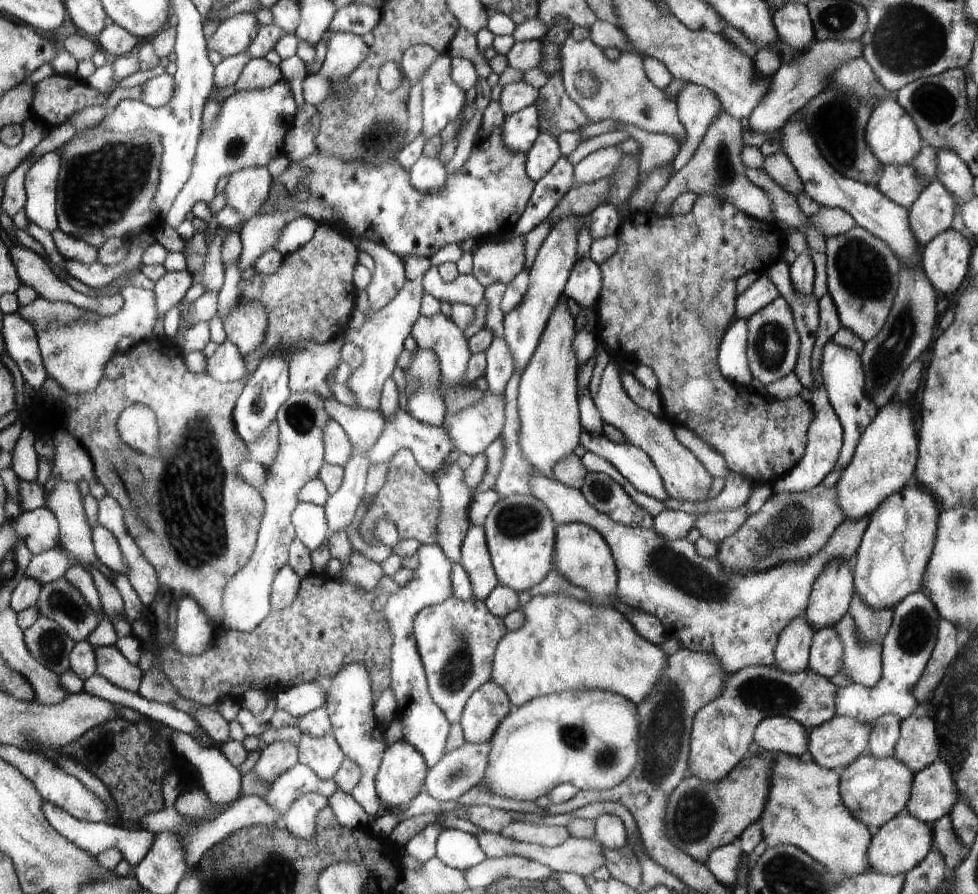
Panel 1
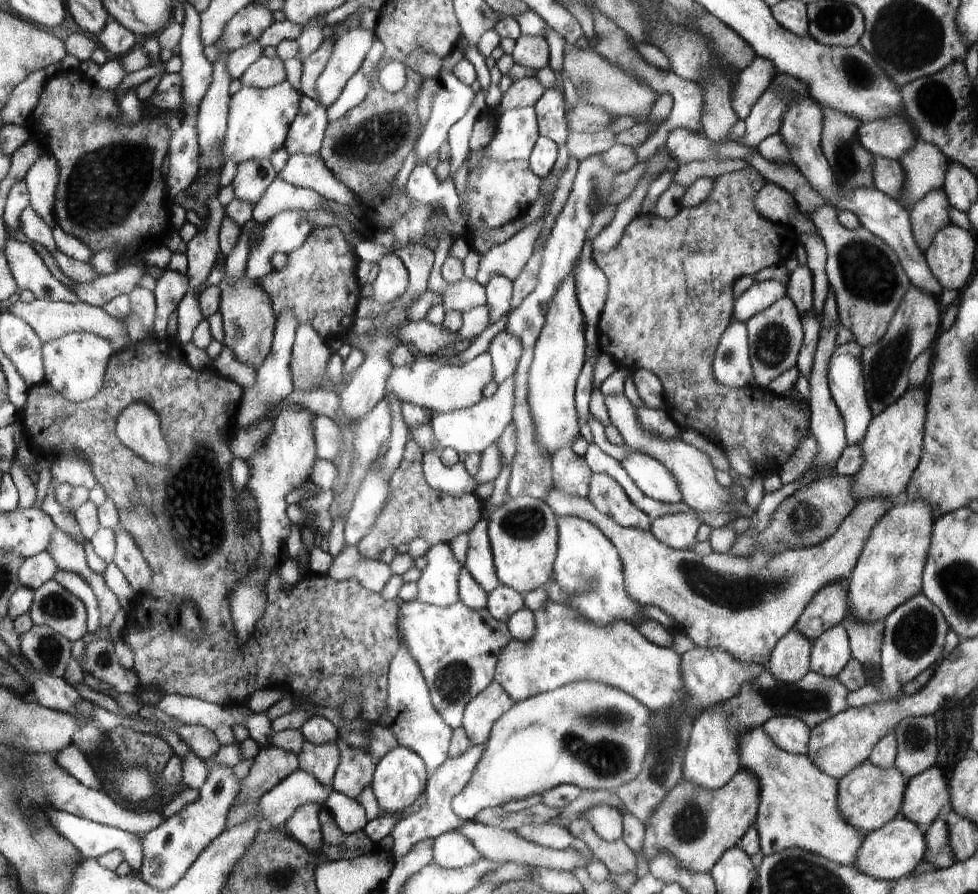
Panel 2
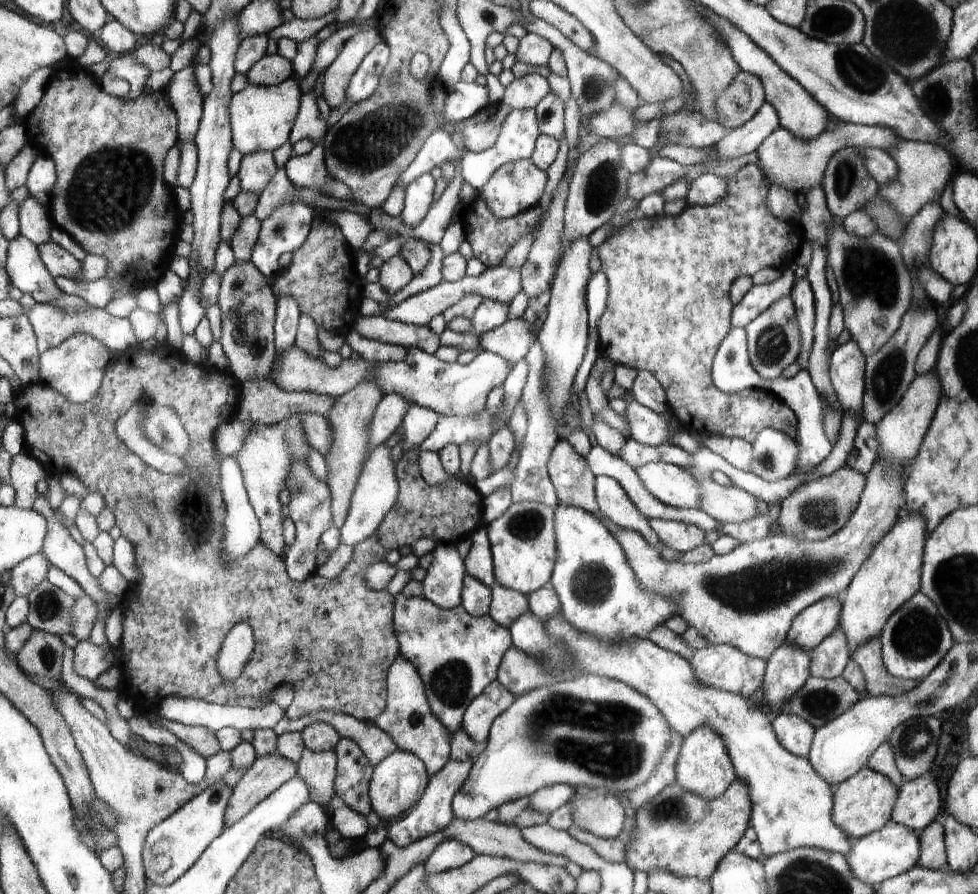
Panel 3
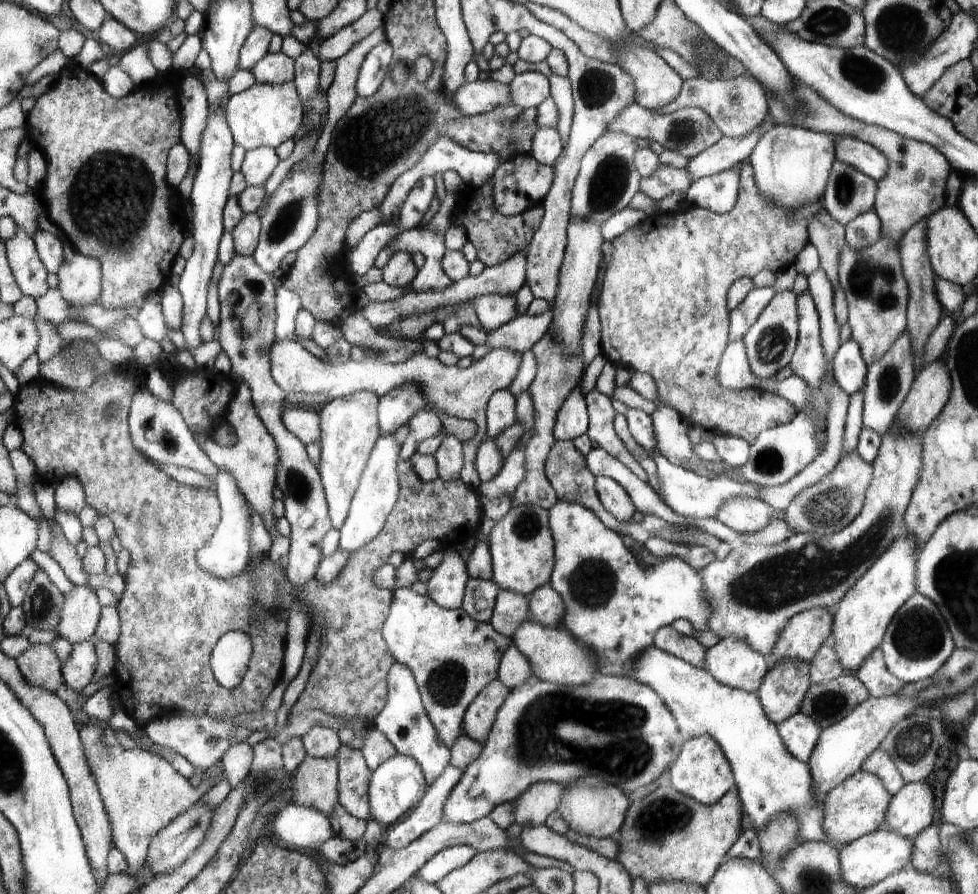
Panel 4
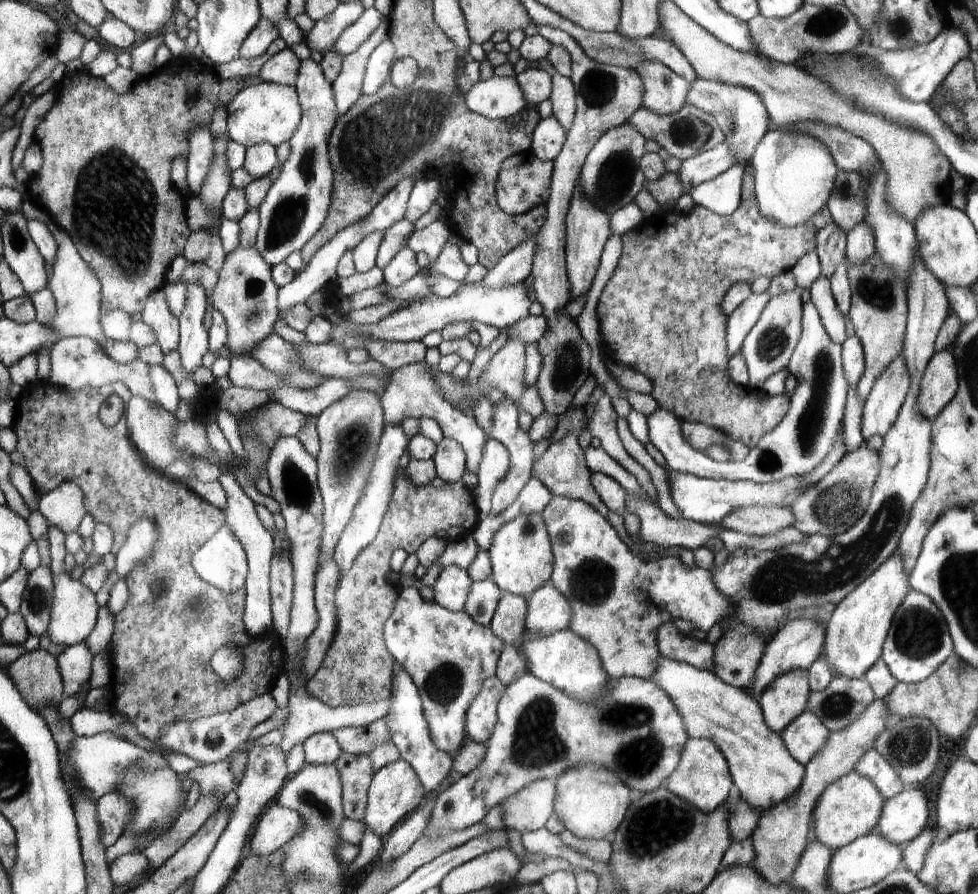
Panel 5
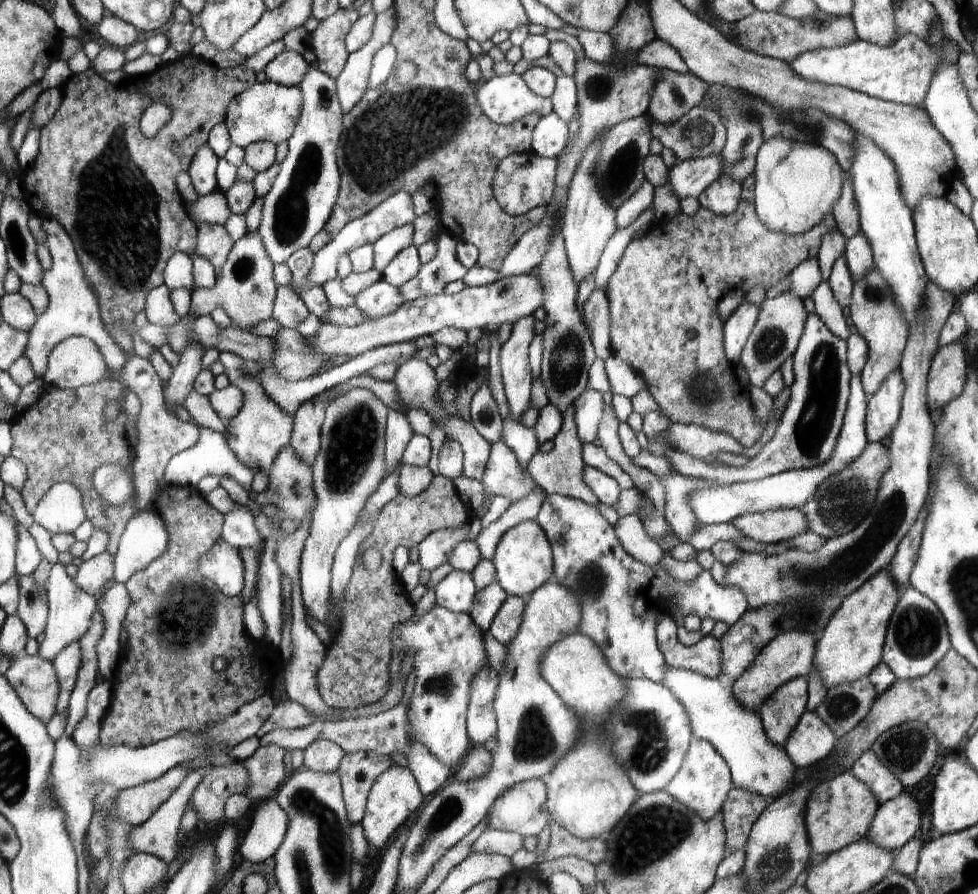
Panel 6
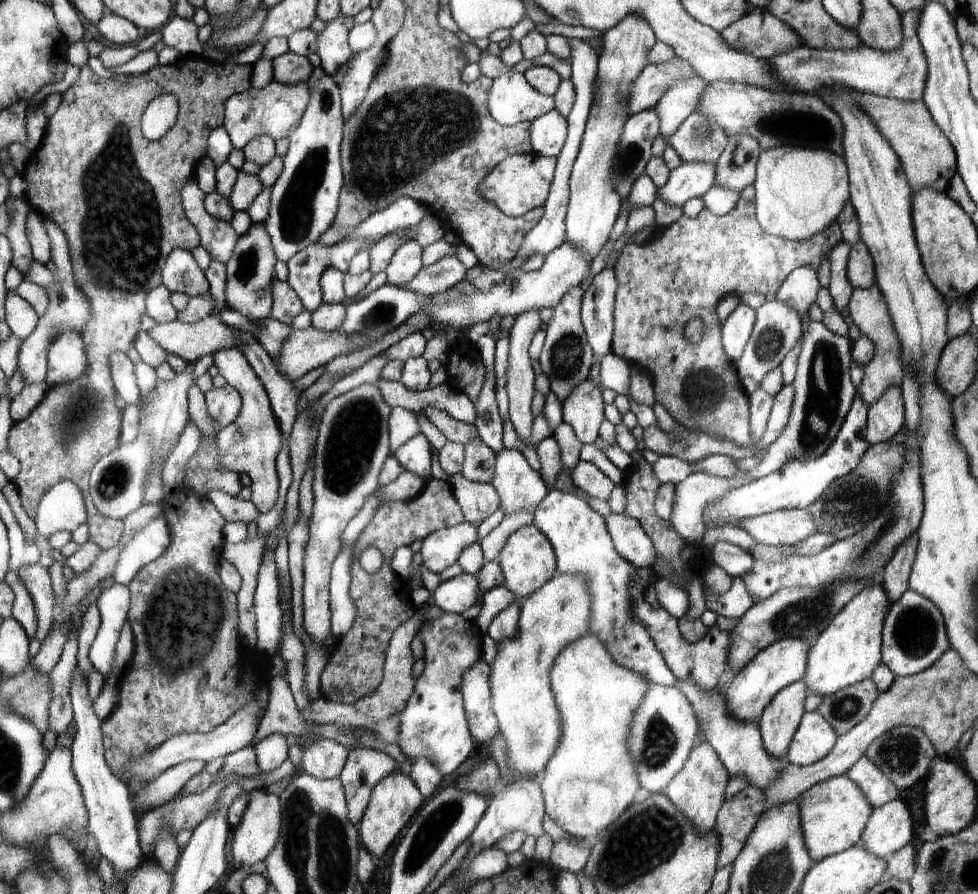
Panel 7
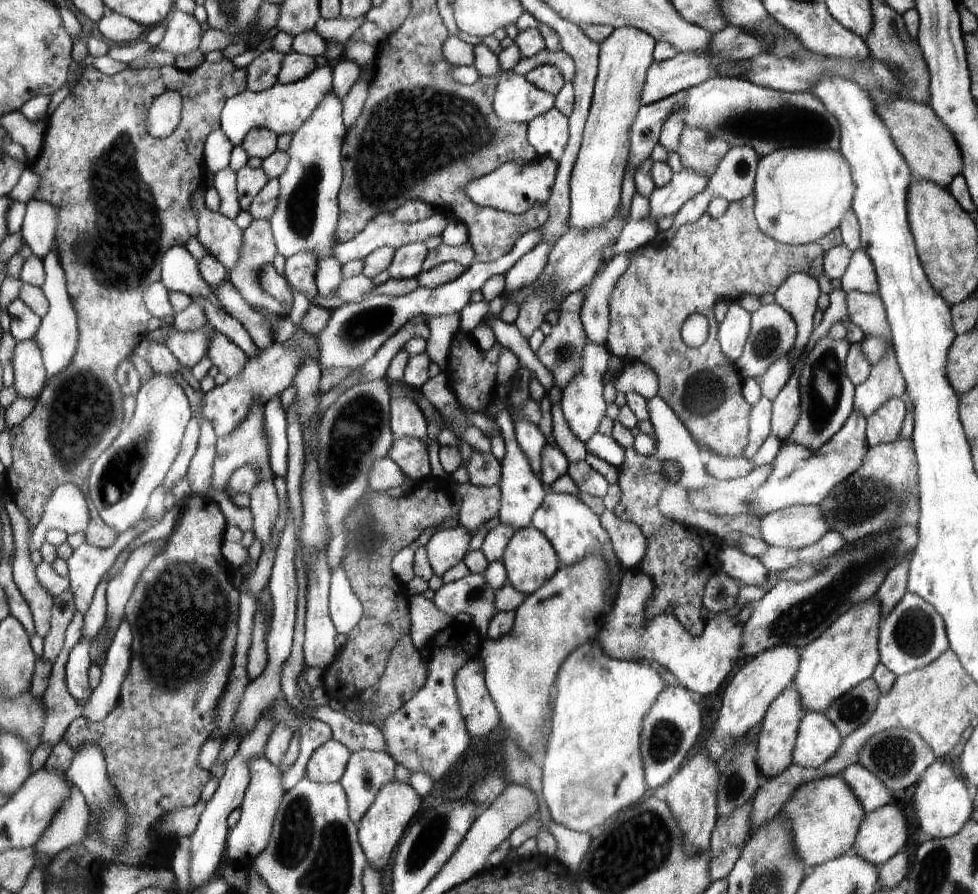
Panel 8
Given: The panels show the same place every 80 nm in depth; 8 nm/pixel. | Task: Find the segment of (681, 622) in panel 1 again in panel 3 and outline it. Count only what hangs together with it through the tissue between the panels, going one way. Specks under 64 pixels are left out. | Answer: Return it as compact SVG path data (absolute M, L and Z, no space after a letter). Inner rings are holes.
M876 459L868 473L868 484L861 494L856 512L849 518L848 524L830 537L811 541L804 537L772 535L765 539L755 539L739 543L732 552L725 555L714 554L703 563L683 564L666 562L660 550L650 544L638 531L610 527L610 532L618 539L628 555L634 574L645 589L653 593L662 593L665 597L678 597L681 602L681 617L690 626L694 626L710 645L729 644L739 648L744 654L763 658L767 662L777 648L784 642L795 620L810 605L826 598L840 599L857 572L869 560L874 547L897 525L905 502L905 484L909 479L906 469L894 465L885 465Z

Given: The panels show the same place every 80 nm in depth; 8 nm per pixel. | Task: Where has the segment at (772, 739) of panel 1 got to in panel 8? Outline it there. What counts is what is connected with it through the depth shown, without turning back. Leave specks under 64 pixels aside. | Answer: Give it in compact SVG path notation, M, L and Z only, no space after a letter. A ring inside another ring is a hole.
M805 713L797 733L793 764L820 769L838 754L843 738L837 726L824 713Z

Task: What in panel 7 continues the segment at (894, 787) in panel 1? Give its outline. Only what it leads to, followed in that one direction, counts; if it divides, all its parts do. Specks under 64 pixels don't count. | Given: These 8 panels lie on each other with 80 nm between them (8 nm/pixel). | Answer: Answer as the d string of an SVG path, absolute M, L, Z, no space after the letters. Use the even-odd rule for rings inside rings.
M846 773L807 788L797 802L800 803L802 830L812 863L860 844L862 833L874 809L861 788Z

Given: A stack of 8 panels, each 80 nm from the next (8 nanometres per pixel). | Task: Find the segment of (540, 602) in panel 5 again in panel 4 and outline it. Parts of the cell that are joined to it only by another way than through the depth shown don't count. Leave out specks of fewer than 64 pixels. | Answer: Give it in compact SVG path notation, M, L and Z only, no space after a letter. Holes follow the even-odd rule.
M550 582L529 599L529 620L547 629L562 628L567 614L566 602Z

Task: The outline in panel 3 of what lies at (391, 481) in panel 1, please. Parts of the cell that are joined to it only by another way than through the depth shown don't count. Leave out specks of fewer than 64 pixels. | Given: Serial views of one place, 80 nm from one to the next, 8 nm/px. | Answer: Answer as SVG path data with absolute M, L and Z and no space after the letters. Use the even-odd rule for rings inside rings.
M166 343L159 345L154 352L146 352L138 347L128 353L114 354L110 366L106 371L100 392L87 403L72 402L68 397L65 397L62 392L43 381L32 382L30 386L24 387L21 394L16 396L15 403L18 409L17 418L25 428L27 444L31 448L31 454L46 466L51 480L57 480L64 474L76 475L86 483L90 493L102 494L107 502L107 507L113 508L116 513L118 525L122 530L122 536L128 537L130 542L137 548L141 579L137 586L132 588L132 591L124 600L124 603L122 603L125 610L125 633L121 648L125 653L125 662L123 663L125 678L118 690L120 696L127 696L139 712L158 710L163 700L169 696L182 697L183 699L200 699L207 703L217 705L238 705L251 709L259 709L268 704L268 702L271 702L270 697L277 686L291 684L294 692L296 692L296 718L302 718L310 713L326 709L327 711L353 716L359 721L374 723L377 718L385 712L385 706L388 702L389 669L392 667L393 662L397 660L399 650L397 642L393 637L393 631L391 631L389 627L392 625L393 606L394 602L396 602L396 598L391 592L388 592L388 589L377 591L370 588L368 581L365 579L367 570L372 565L378 564L381 560L384 561L386 555L391 550L397 549L398 551L406 552L416 541L420 541L422 537L435 540L437 543L442 542L443 544L454 545L457 545L460 541L470 539L470 536L476 532L483 522L483 496L466 480L450 479L438 486L427 483L425 481L425 475L421 474L421 467L419 466L420 448L414 447L406 451L396 462L397 479L400 483L400 496L397 498L397 504L390 509L388 516L382 521L377 533L353 548L354 554L352 555L352 560L350 564L342 570L342 576L338 576L338 578L334 580L328 580L321 577L317 572L314 572L314 574L302 582L295 581L289 577L286 563L275 555L261 540L257 542L257 545L254 546L244 558L232 561L231 563L222 563L219 560L218 551L220 550L222 538L225 506L221 495L221 488L219 487L219 464L222 458L220 458L220 454L215 447L215 432L221 424L238 418L240 406L245 397L245 388L242 383L243 381L239 380L232 372L218 370L214 367L208 367L202 364L195 365L187 359L178 358L176 348L172 344ZM138 404L173 406L178 411L178 416L188 433L191 444L189 452L180 459L189 466L187 473L174 476L150 466L150 463L136 454L136 452L127 445L127 442L123 440L121 435L118 434L118 425L121 418ZM238 623L246 623L251 626L253 637L257 645L253 648L253 653L243 668L242 674L235 681L225 682L217 670L216 658L218 658L222 642L229 636L233 626ZM178 624L182 624L182 628L186 630L186 638L184 638L184 636L178 638L178 632L170 632L174 626L180 628Z

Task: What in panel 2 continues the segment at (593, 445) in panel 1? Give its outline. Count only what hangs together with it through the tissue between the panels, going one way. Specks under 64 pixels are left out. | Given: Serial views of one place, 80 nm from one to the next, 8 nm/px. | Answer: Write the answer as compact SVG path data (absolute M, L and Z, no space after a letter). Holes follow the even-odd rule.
M597 356L590 357L588 362L584 363L582 370L578 375L575 391L574 391L574 406L576 409L576 415L578 416L578 428L579 433L591 443L592 430L589 425L590 420L590 400L592 386L592 372L594 364L596 363ZM631 453L620 461L638 488L650 498L663 503L682 503L681 486L672 471L650 455Z

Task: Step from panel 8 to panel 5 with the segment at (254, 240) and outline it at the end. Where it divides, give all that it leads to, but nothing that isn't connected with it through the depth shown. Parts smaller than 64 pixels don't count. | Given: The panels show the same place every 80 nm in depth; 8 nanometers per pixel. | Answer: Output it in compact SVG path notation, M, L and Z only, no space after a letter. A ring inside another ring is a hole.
M238 245L231 250L223 262L222 268L218 273L218 282L212 292L206 293L207 308L209 310L219 310L224 316L227 326L227 343L226 347L235 356L250 357L247 352L264 337L272 333L273 324L279 318L277 309L277 292L279 286L274 282L271 275L271 266L261 257L256 245L242 246Z

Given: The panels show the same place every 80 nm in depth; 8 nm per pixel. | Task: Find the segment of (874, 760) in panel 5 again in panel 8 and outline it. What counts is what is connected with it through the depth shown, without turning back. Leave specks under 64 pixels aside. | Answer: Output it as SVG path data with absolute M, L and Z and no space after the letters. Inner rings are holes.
M858 762L851 764L841 772L840 776L849 783L866 815L890 802L892 792L864 765Z

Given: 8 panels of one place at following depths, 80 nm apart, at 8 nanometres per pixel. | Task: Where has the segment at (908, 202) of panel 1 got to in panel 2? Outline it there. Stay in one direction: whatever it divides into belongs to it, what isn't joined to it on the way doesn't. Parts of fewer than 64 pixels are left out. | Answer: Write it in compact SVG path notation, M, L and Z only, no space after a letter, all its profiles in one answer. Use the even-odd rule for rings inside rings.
M874 157L873 177L876 179L875 187L881 193L890 198L901 200L905 174L900 162L884 157Z

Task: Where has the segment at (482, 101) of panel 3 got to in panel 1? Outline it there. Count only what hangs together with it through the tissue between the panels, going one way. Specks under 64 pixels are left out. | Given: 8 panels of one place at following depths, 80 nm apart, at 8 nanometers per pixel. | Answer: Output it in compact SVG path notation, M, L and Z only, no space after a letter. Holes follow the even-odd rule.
M448 52L428 69L422 81L423 129L426 142L439 136L446 124L458 119L466 106L465 90L452 77Z

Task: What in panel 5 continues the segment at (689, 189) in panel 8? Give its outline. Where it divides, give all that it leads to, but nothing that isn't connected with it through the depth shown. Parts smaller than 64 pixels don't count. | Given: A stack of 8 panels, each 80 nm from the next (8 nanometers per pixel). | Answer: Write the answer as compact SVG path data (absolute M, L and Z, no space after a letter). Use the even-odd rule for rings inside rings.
M725 140L706 152L699 152L687 158L676 174L686 192L690 193L694 187L706 181L712 181L713 178L732 168L736 160L737 156L733 154L733 147L730 147Z

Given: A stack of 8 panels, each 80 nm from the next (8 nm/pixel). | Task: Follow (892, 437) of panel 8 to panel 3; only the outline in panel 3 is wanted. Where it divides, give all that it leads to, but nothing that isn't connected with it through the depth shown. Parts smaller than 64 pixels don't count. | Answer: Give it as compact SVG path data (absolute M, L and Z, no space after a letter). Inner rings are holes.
M911 308L902 317L901 326L890 340L874 354L865 357L865 391L863 396L864 422L879 425L882 419L904 399L904 392L909 390L910 382L916 380L915 362L930 336L936 332L934 312L914 312Z

